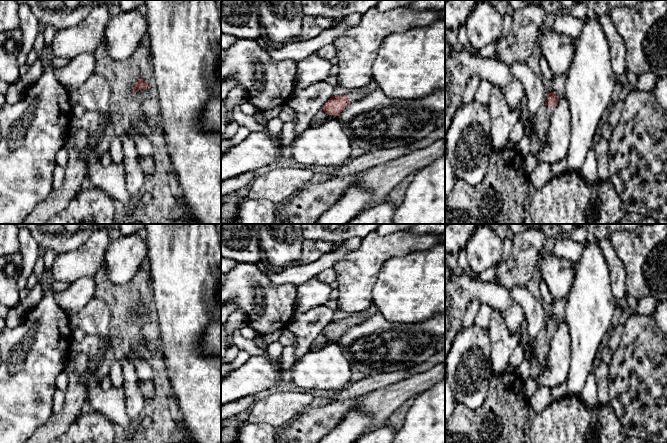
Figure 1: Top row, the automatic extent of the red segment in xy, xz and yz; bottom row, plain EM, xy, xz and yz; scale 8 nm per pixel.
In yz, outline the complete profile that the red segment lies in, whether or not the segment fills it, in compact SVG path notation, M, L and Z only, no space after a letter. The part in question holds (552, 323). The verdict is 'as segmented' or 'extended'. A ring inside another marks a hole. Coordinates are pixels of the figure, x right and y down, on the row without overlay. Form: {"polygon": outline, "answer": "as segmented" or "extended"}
{"polygon": "M549 315L546 327L543 330L541 330L535 338L534 354L536 355L540 367L540 372L542 372L545 369L550 342L558 326L559 323L557 319Z", "answer": "extended"}

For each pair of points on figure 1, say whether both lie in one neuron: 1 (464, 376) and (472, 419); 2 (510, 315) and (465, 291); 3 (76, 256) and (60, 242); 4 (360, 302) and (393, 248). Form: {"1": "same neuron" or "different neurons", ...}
{"1": "different neurons", "2": "same neuron", "3": "different neurons", "4": "same neuron"}

